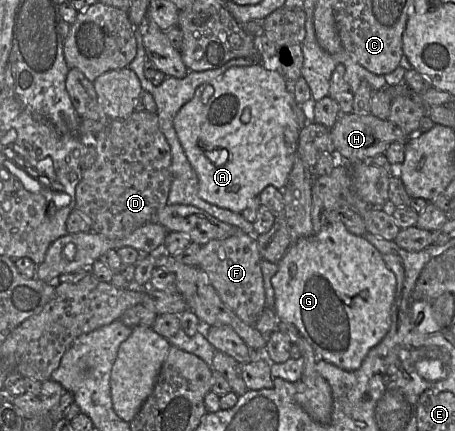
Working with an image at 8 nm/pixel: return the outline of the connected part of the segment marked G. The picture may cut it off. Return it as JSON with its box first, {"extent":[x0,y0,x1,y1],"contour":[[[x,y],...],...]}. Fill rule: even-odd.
{"extent":[271,223,397,370],"contour":[[[325,223],[322,229],[309,237],[304,237],[292,243],[283,258],[278,262],[278,270],[272,277],[271,283],[275,292],[275,304],[273,310],[279,321],[294,325],[305,340],[313,347],[319,360],[324,360],[335,366],[347,370],[357,370],[368,352],[381,342],[391,327],[391,311],[396,299],[397,281],[395,274],[388,268],[380,252],[363,236],[350,233],[346,227],[340,223]]]}

